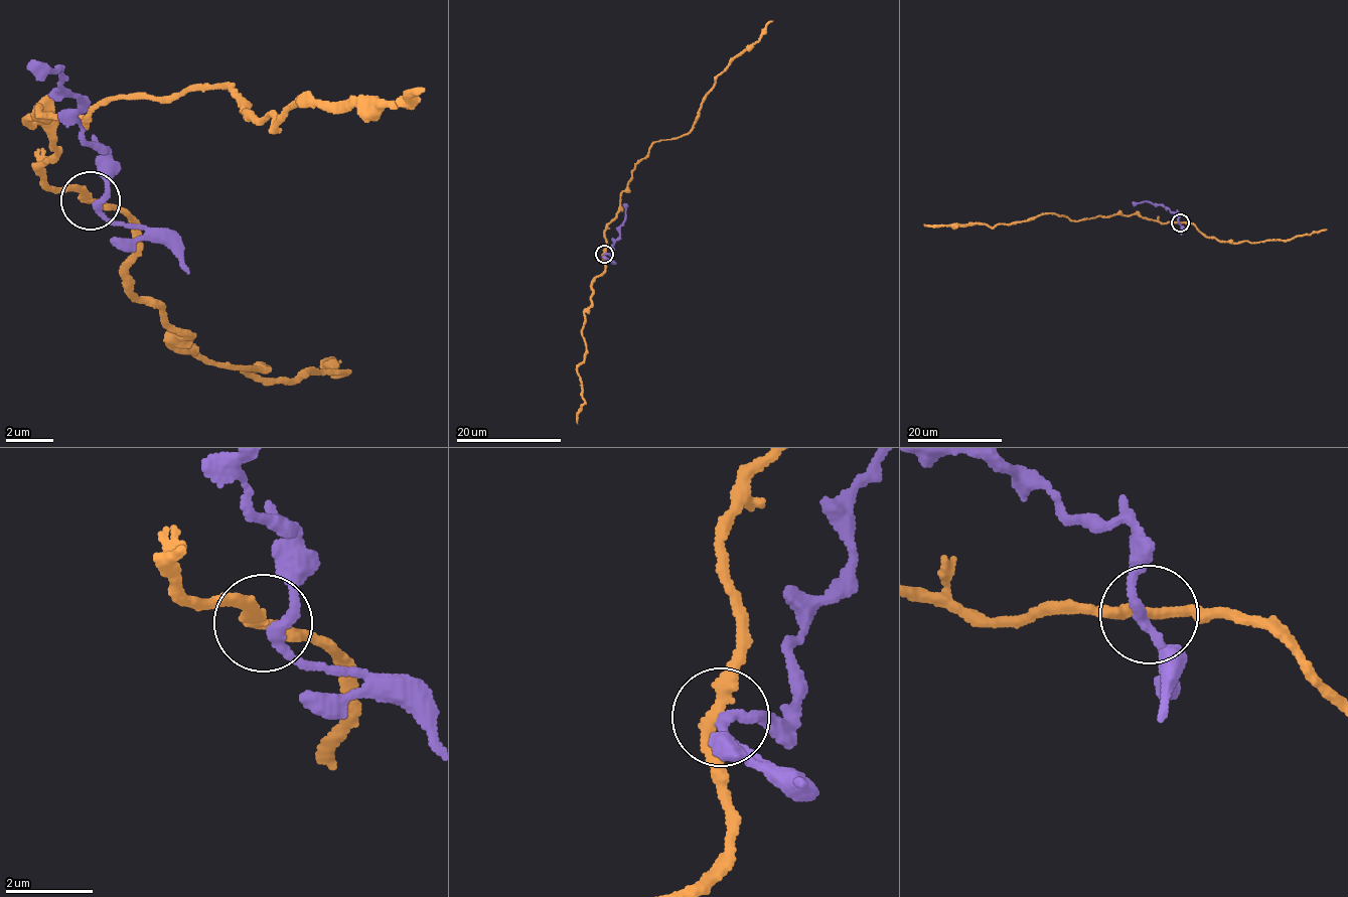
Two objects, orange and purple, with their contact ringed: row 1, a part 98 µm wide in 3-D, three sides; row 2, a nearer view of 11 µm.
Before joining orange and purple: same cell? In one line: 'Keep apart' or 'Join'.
Keep apart

